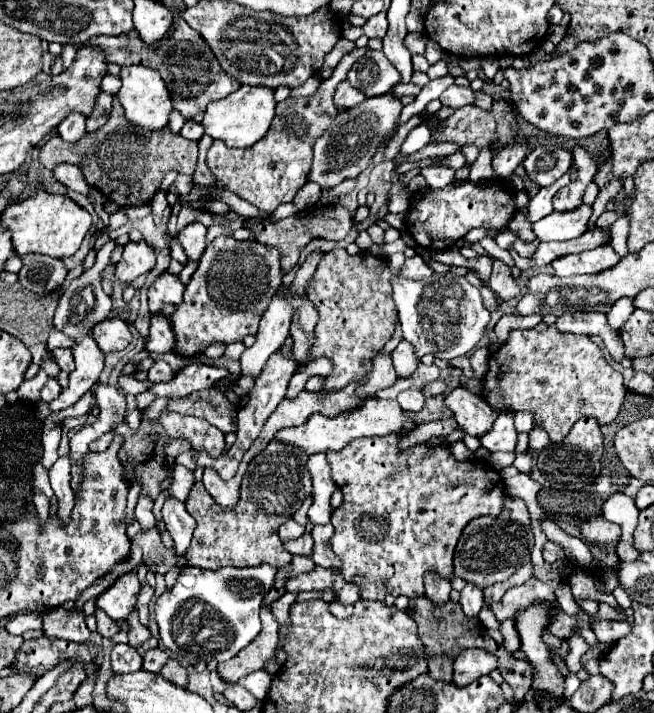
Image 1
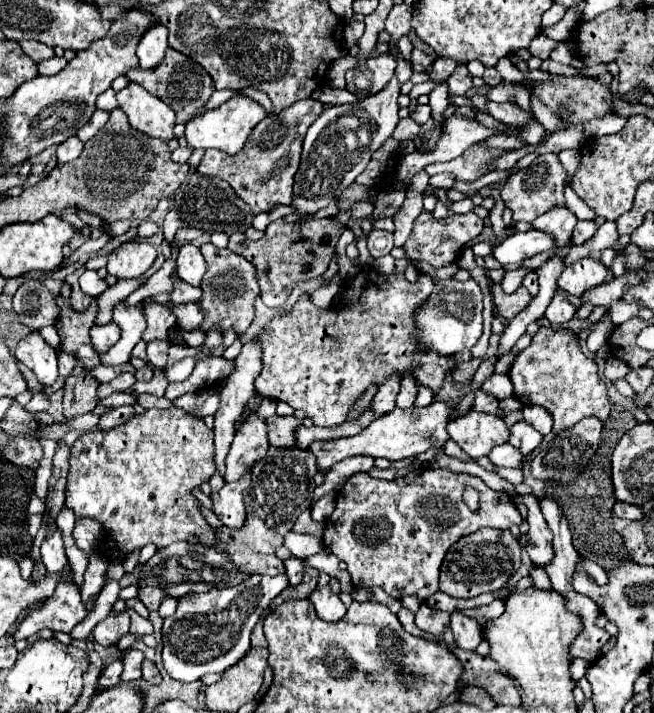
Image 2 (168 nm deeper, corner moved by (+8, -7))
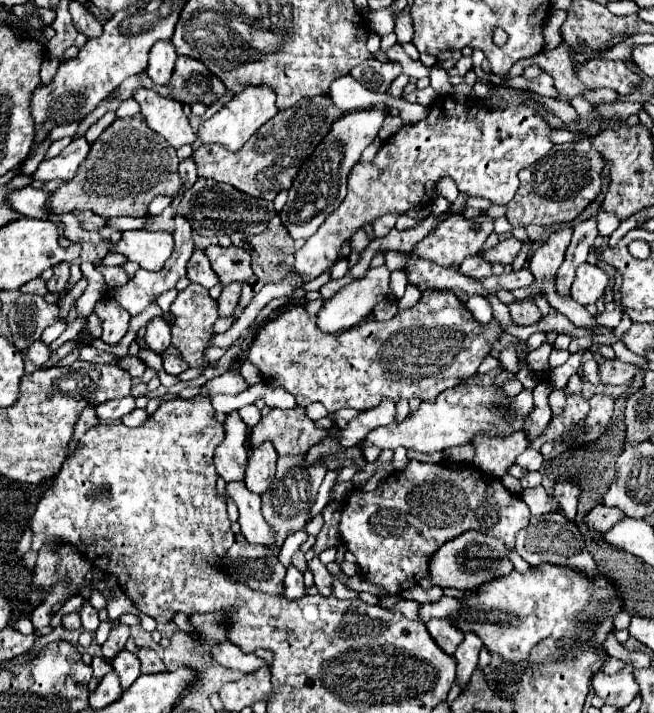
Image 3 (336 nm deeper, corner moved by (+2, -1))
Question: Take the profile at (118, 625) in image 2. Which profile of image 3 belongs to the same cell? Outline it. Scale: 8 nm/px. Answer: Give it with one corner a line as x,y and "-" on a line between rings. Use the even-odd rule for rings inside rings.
119,625
109,633
109,639
103,643
101,651
103,651
103,659
111,661
117,653
121,653
125,649
125,643
129,639
129,627
127,625

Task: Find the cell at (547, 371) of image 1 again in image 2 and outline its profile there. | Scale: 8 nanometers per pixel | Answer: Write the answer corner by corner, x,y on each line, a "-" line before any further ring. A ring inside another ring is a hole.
541,327
539,333
533,335
531,345
517,353
507,375
513,383
515,397
523,405
547,409
553,415
553,433
561,433
587,415
601,421
609,419
611,399
607,395
607,383
599,377
597,369
595,359
581,351
575,335
553,327

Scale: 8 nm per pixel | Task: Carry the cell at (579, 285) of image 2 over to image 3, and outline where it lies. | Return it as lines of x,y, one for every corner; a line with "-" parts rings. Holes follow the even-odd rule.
583,263
571,285
571,297
581,305
593,305
605,293
607,273
597,265

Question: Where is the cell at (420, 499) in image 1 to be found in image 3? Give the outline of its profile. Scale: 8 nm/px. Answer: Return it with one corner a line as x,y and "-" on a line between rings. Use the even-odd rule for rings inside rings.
409,461
409,467
403,471
393,471
375,491
361,493
353,491
341,511
341,537
347,545
347,551
351,551
357,557
357,565
361,569
361,575
375,583
385,587
391,595
399,595
401,591
415,587
421,577
427,573
427,561
429,553
437,549
437,545
443,545
445,541
465,533
465,531
481,531
489,537
501,539
507,549
515,547
515,535
517,531
525,529
529,525
529,509
521,501
521,497
507,493
503,483
495,477
483,475
475,465
469,463
421,463
421,461
-
421,519
443,519
443,527
429,527

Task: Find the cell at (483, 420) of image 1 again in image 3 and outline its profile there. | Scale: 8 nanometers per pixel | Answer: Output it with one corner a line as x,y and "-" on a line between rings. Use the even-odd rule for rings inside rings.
513,433
511,437
477,437
475,459
473,463
489,473
491,477
501,479
507,475
509,467
515,465
515,459
529,447
525,433

